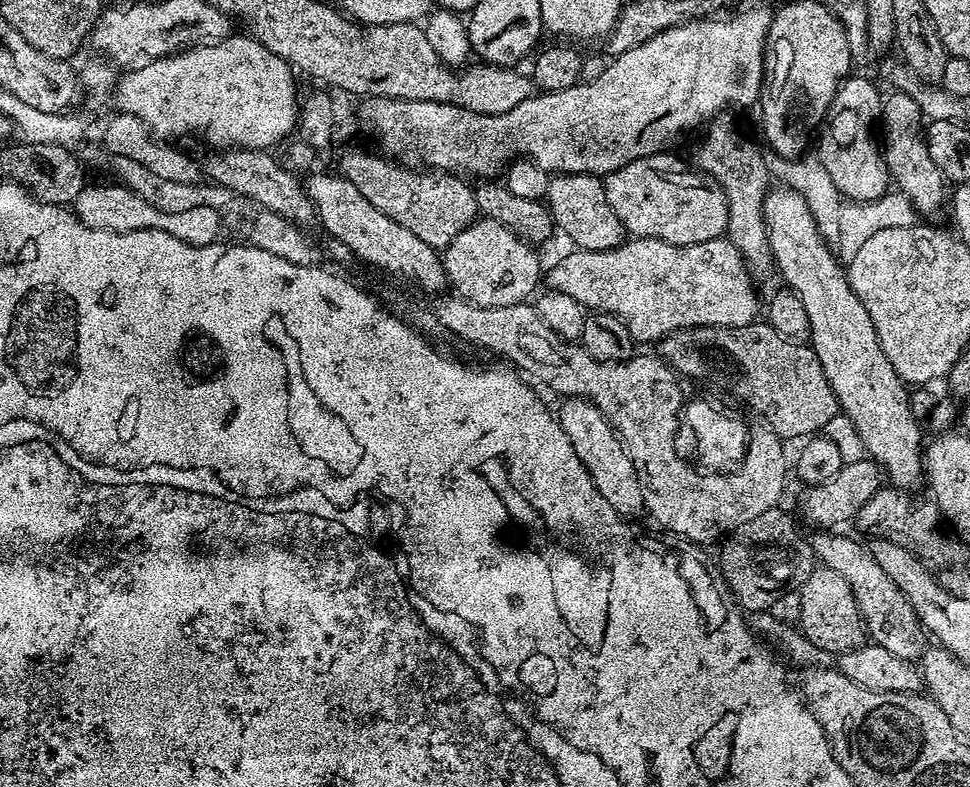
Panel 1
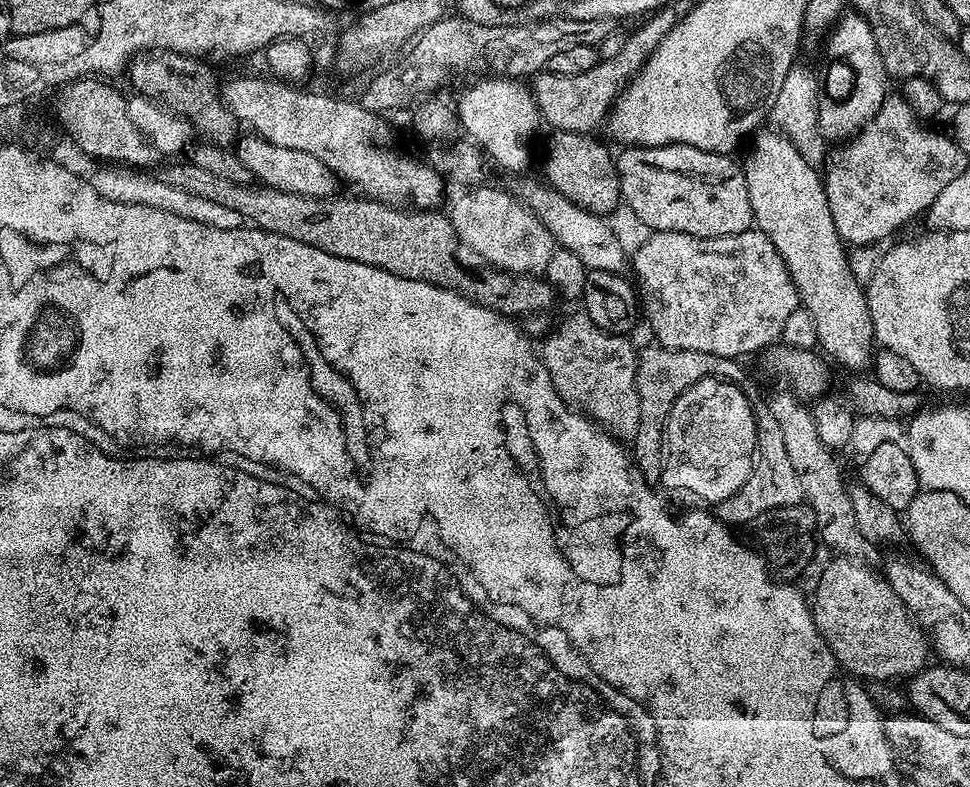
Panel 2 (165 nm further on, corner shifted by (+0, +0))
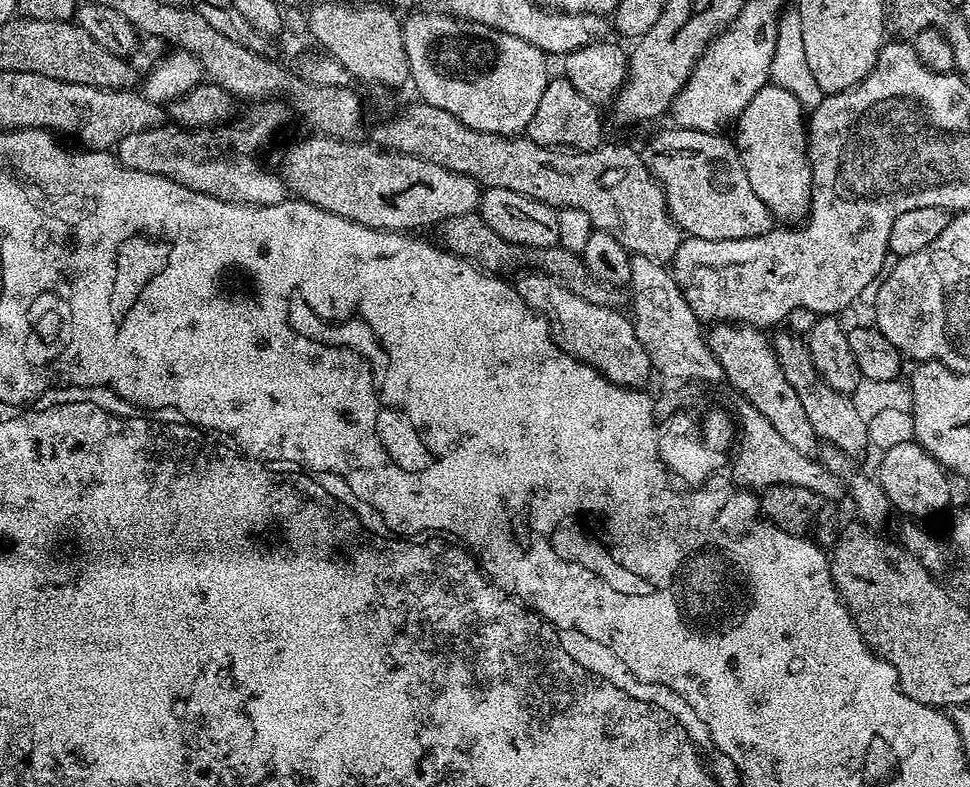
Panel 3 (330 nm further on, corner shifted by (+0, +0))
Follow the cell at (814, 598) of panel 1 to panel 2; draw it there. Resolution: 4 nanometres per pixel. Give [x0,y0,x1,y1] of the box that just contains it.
[810,558,930,682]

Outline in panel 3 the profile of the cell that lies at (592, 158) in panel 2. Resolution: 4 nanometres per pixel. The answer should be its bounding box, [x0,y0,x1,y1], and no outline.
[526,78,605,152]

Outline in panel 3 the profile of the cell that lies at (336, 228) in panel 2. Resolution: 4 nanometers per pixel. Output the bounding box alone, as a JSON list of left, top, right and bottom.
[438,211,621,308]

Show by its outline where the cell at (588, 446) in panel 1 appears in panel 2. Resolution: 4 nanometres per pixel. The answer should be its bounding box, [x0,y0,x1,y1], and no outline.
[538,310,640,442]

